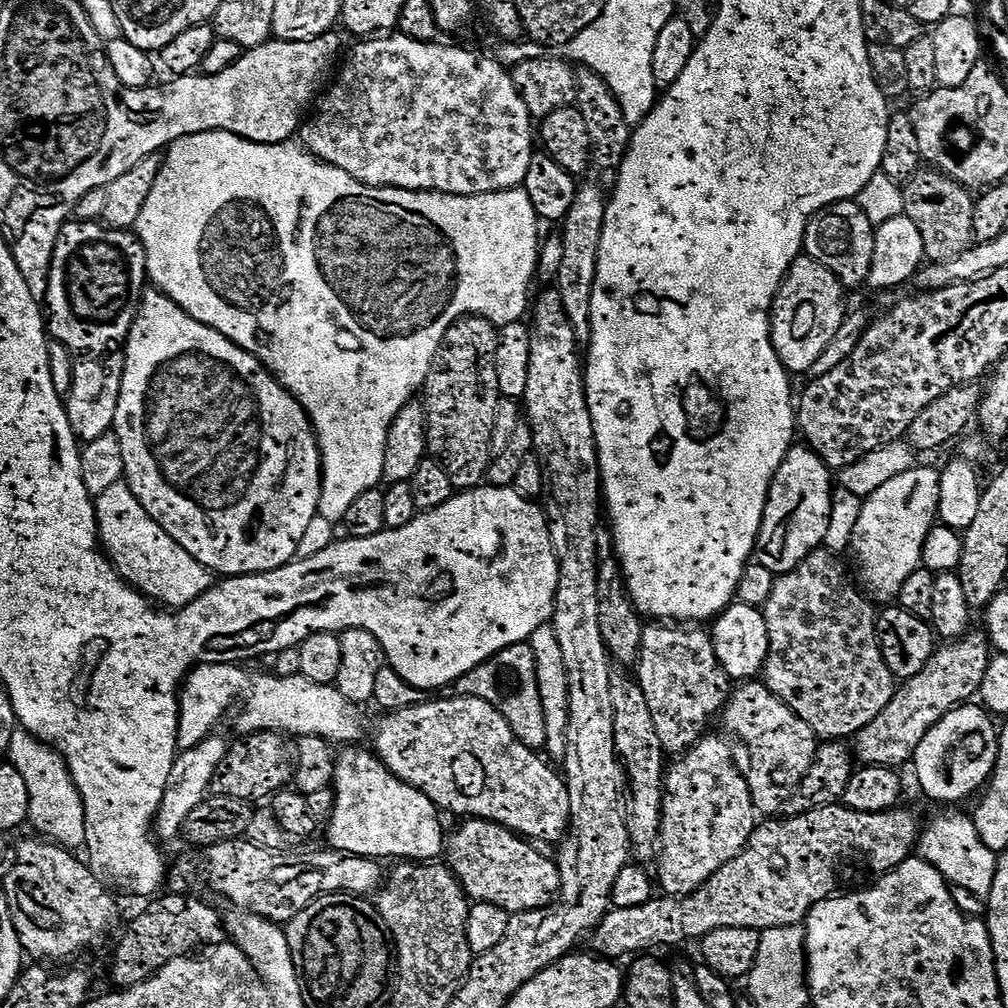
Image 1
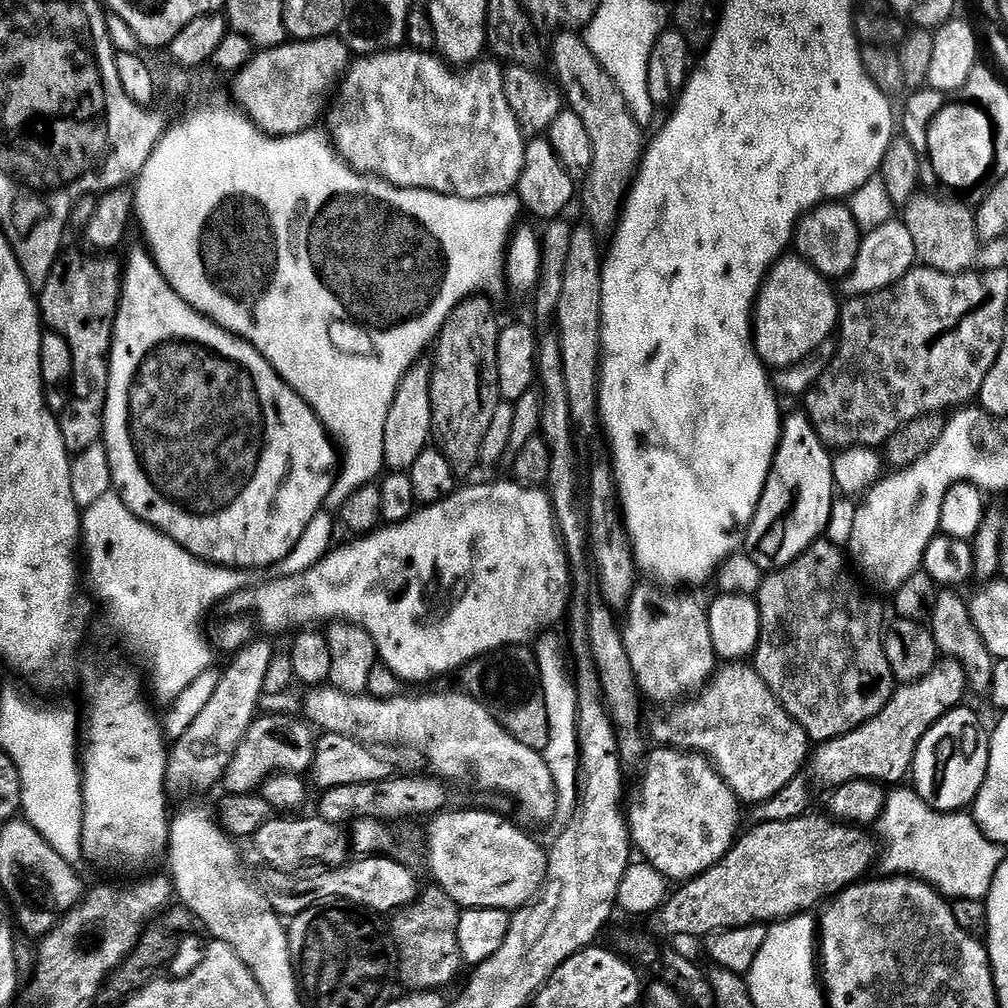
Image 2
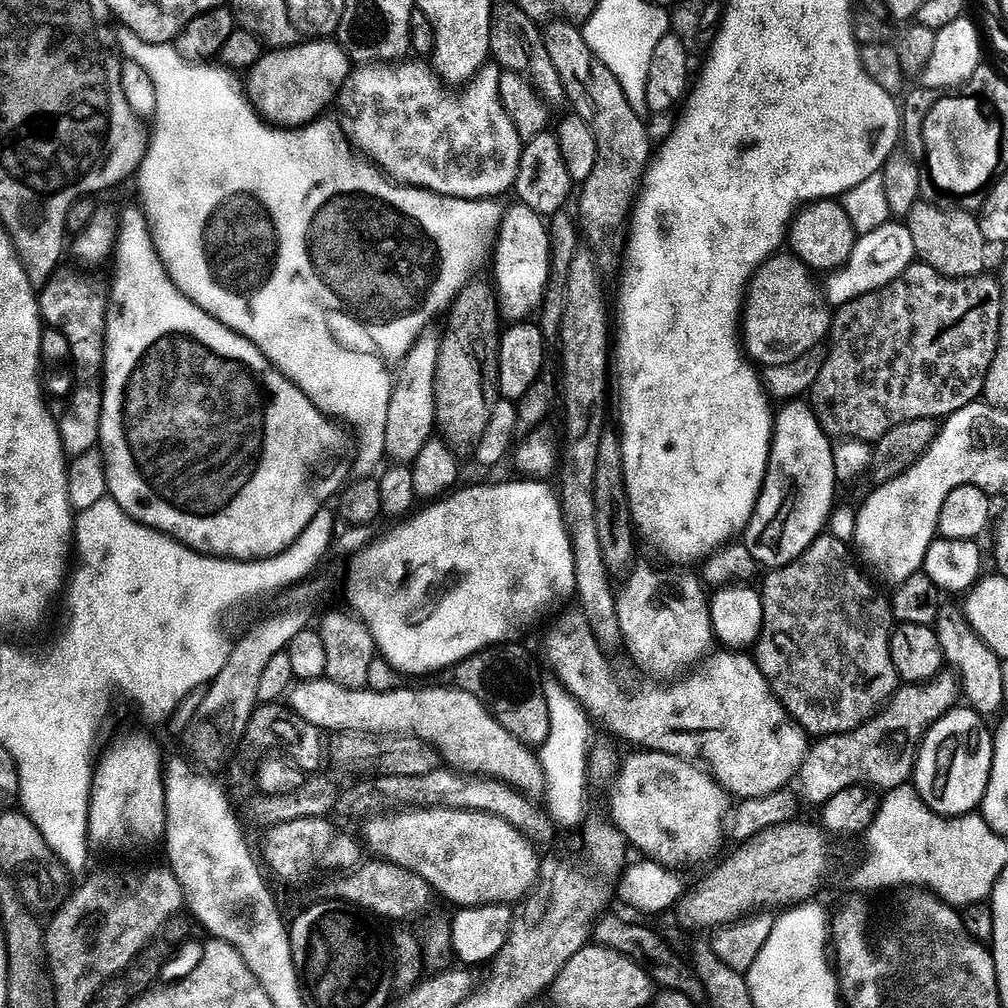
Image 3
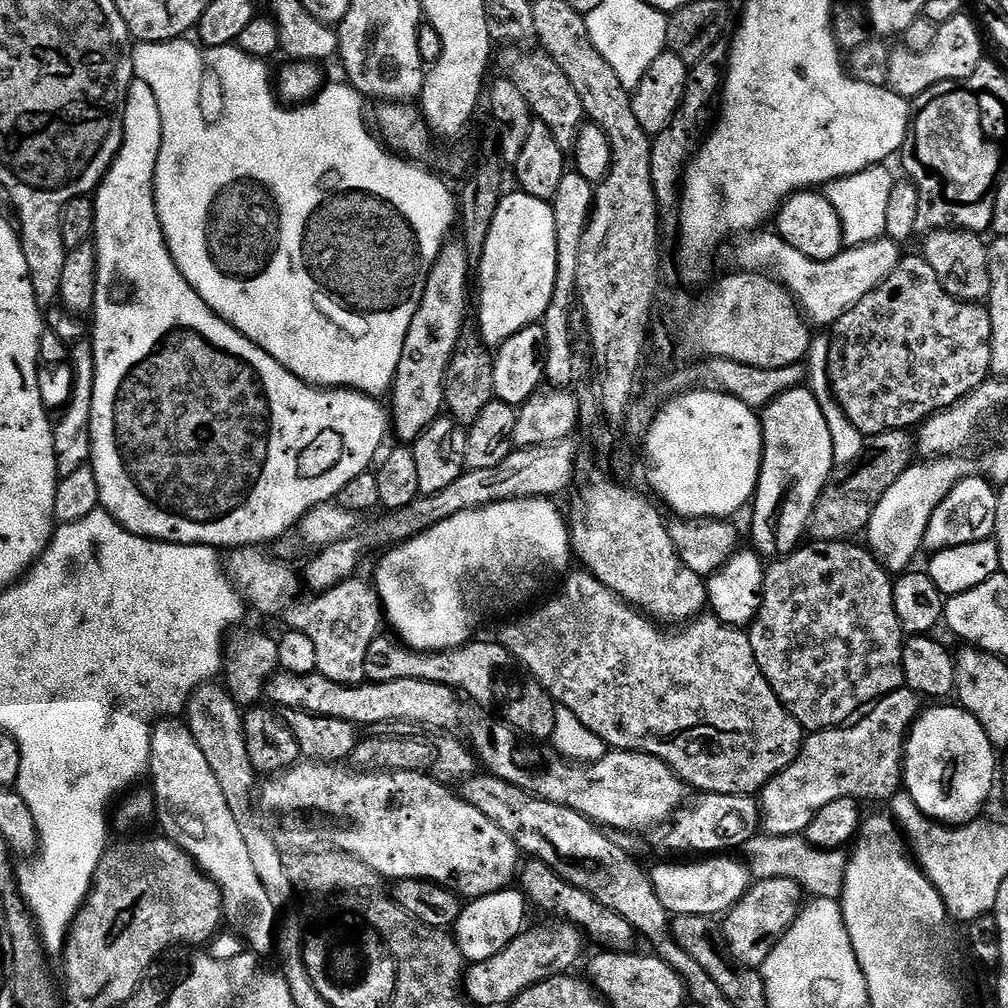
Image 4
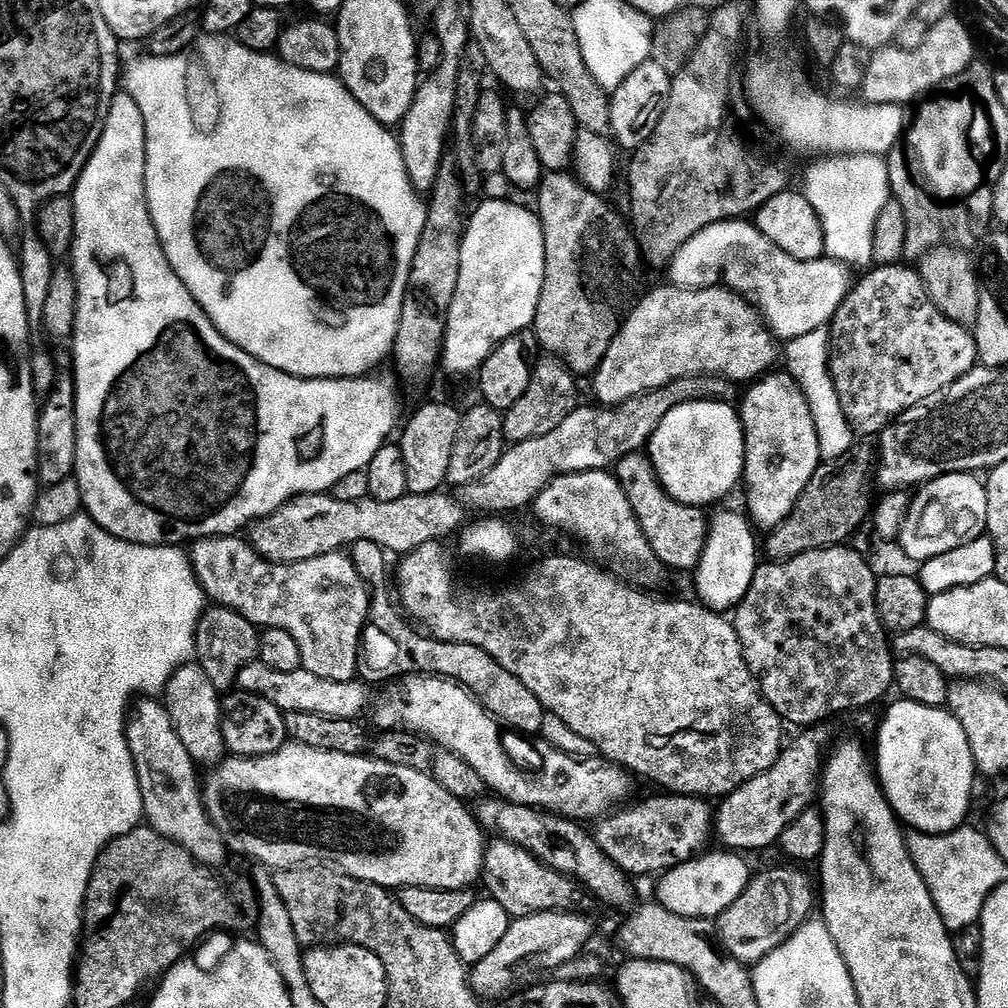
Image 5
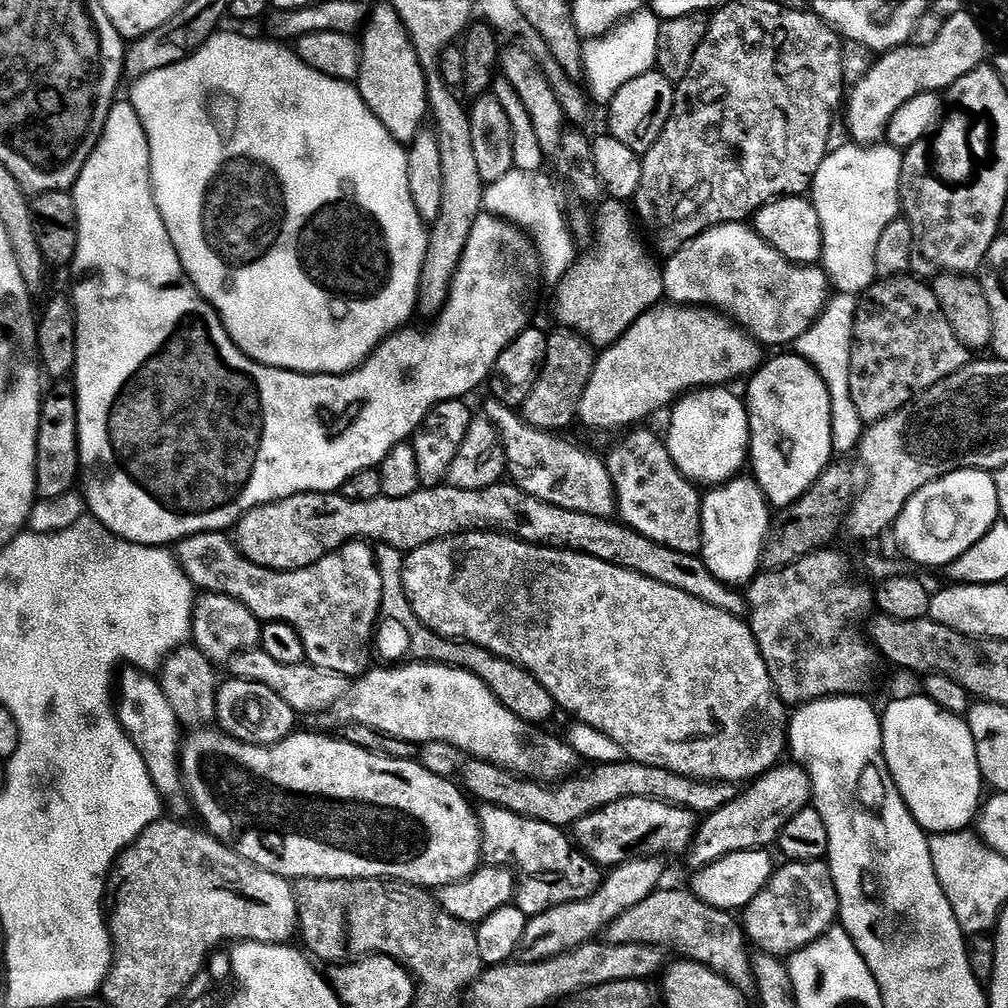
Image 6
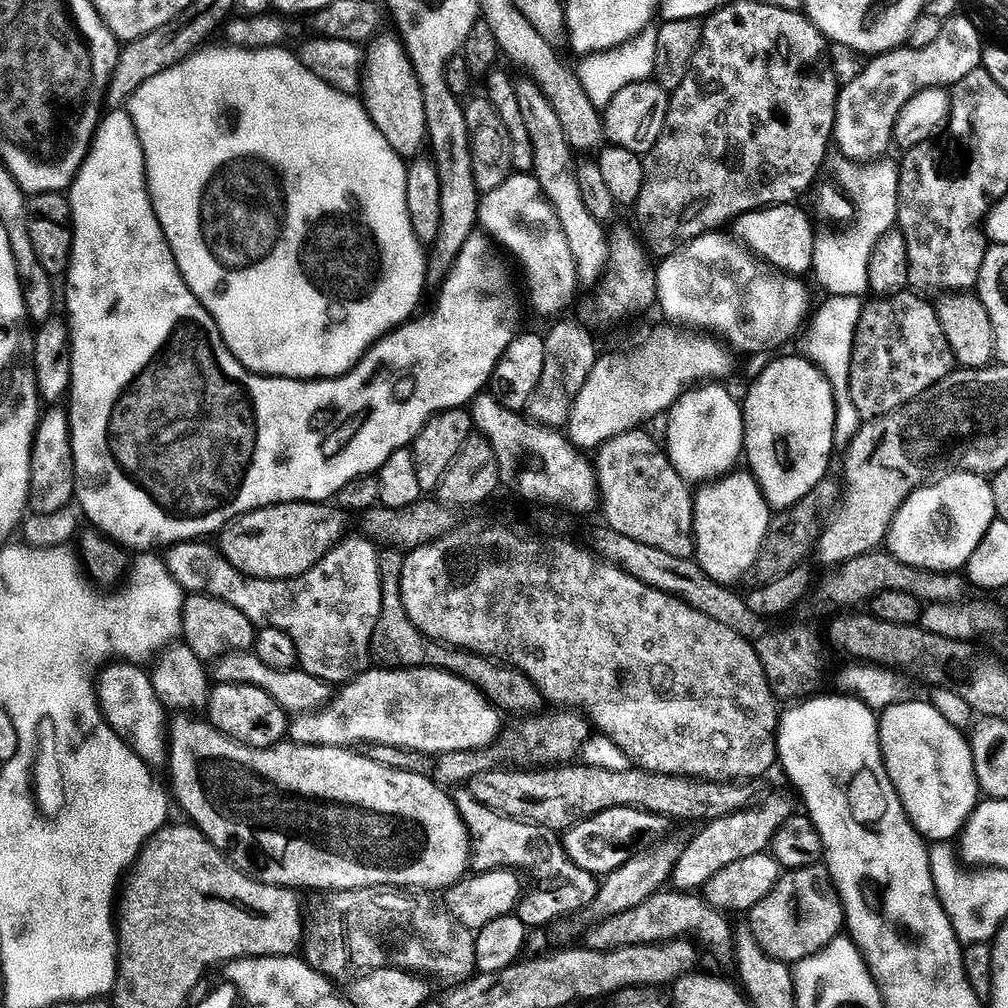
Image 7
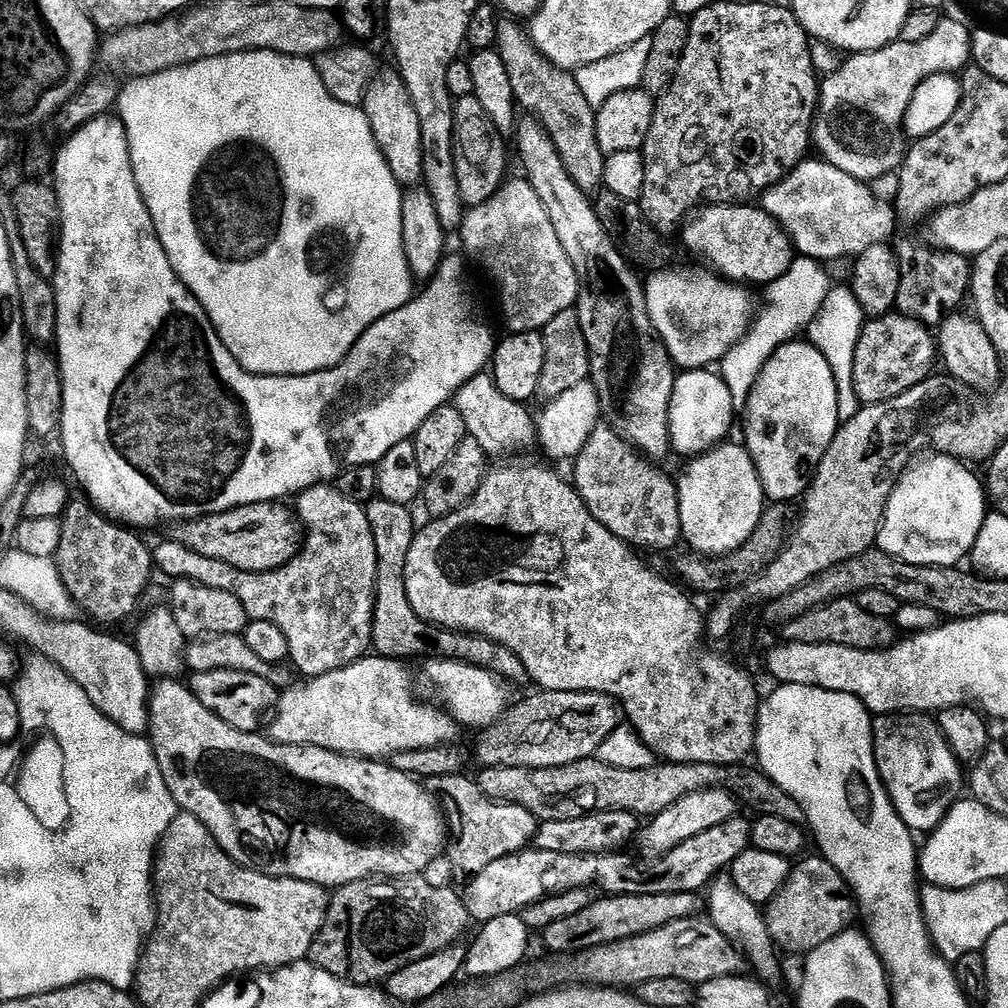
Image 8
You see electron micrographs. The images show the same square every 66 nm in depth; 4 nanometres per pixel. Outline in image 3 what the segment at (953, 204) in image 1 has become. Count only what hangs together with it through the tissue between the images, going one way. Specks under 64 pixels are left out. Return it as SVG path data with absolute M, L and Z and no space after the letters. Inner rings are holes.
M921 202L906 217L917 257L938 270L938 274L949 276L952 280L968 280L971 276L981 275L985 271L984 259L988 256L990 245L984 239L979 219L964 210L947 211L943 212L932 204Z

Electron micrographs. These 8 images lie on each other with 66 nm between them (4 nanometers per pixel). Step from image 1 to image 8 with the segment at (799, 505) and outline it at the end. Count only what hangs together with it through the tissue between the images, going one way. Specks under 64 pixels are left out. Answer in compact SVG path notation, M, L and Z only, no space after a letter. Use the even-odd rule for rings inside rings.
M800 338L788 341L762 366L742 416L742 440L758 470L765 497L769 501L799 501L842 423L830 362L811 343Z

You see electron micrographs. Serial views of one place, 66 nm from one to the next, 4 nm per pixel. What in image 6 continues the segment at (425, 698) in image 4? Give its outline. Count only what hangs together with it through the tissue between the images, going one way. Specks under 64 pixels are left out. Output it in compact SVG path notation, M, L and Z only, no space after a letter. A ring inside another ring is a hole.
M260 648L241 652L228 661L226 668L227 671L230 670L229 675L233 679L257 681L268 686L300 716L322 714L326 711L329 713L335 709L344 694L342 693L343 677L331 672L323 672L307 663L302 663L298 667L283 667Z

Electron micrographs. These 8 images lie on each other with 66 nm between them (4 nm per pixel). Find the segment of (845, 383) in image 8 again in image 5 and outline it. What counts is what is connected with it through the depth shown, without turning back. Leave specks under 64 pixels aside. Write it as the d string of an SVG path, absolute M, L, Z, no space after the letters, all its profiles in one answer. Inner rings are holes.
M823 327L789 341L784 350L784 362L788 364L787 371L795 376L797 384L804 391L804 397L810 402L810 410L814 414L814 422L820 438L820 458L824 462L842 460L854 447L852 441L854 433L842 410L838 390L832 381L831 341L831 333Z

